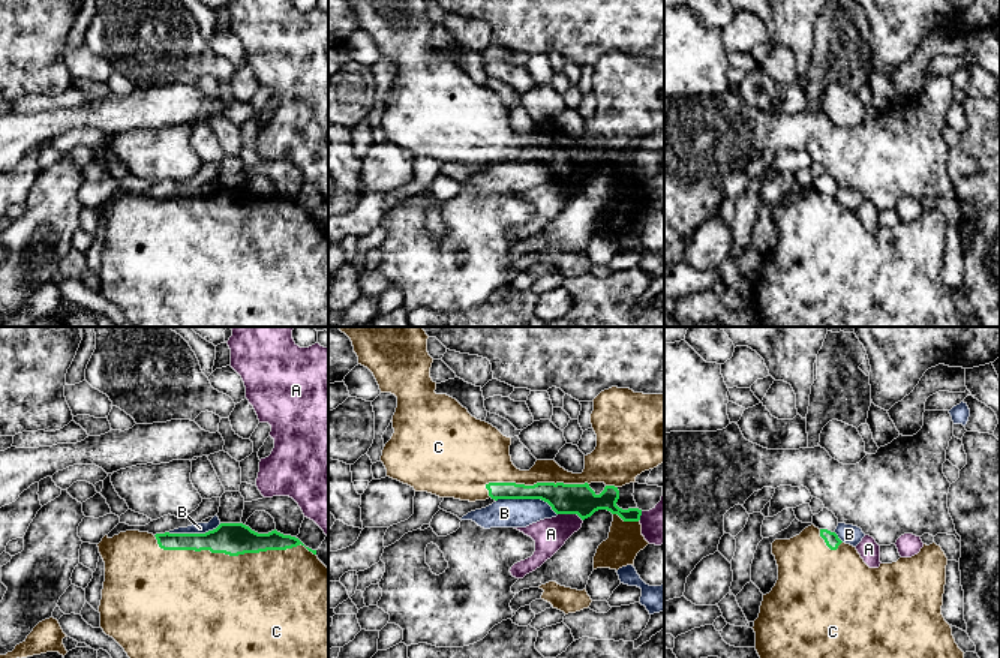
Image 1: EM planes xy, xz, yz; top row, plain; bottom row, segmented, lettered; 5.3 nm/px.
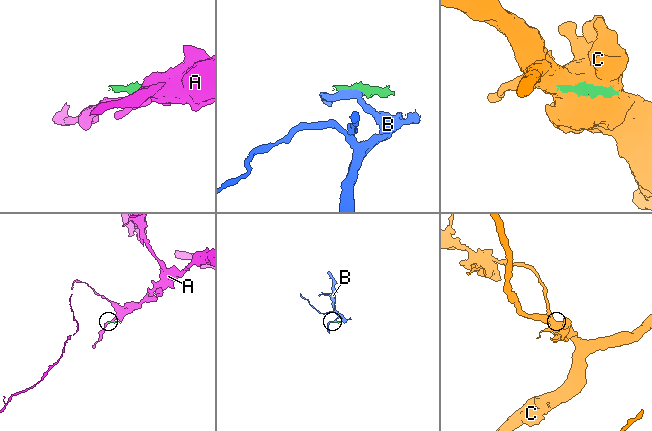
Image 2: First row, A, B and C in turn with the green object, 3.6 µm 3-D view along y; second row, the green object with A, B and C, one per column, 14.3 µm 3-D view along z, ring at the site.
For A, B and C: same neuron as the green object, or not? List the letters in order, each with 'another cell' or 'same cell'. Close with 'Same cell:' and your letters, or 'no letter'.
A: another cell
B: another cell
C: same cell
Same cell: C

